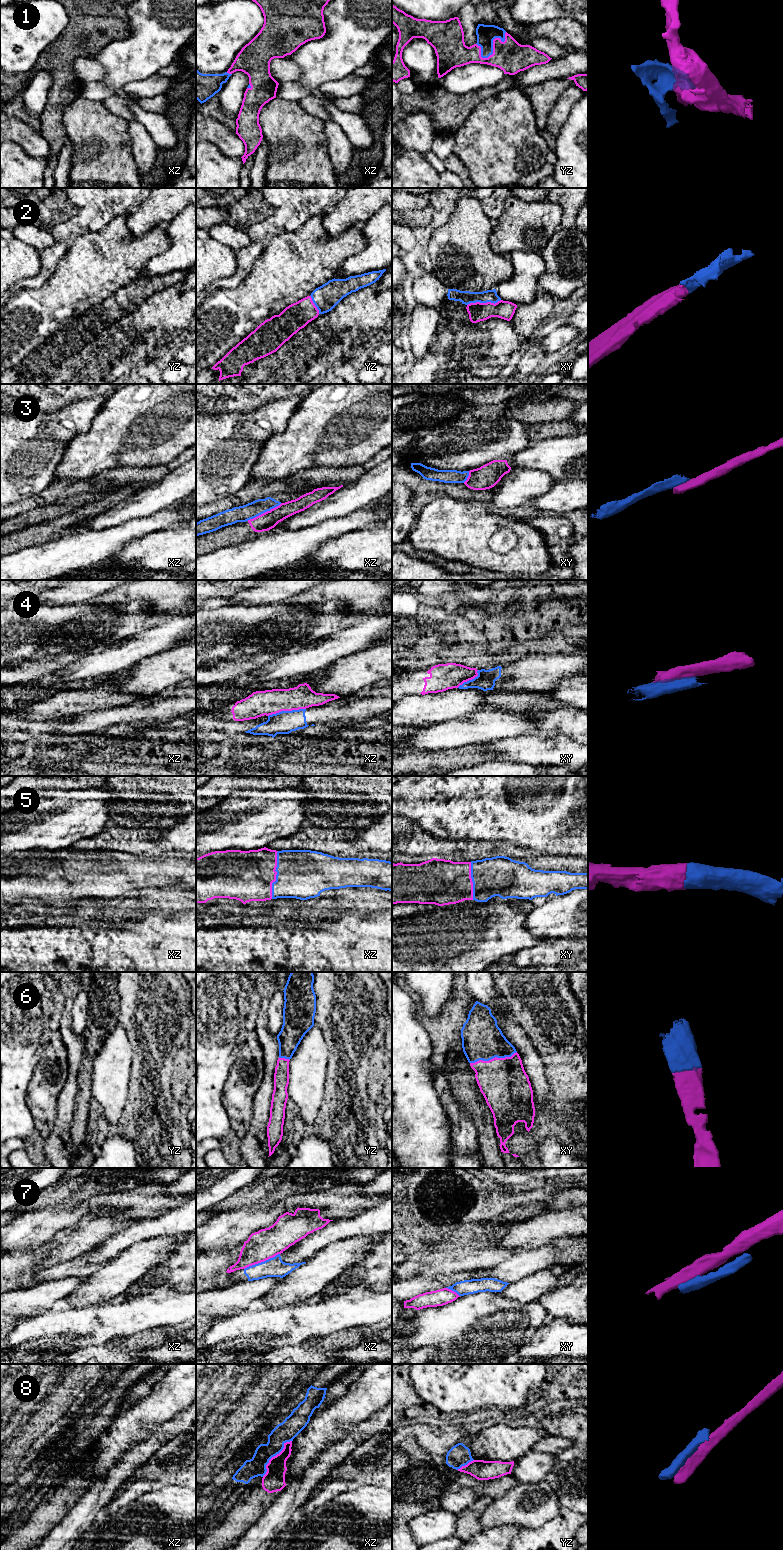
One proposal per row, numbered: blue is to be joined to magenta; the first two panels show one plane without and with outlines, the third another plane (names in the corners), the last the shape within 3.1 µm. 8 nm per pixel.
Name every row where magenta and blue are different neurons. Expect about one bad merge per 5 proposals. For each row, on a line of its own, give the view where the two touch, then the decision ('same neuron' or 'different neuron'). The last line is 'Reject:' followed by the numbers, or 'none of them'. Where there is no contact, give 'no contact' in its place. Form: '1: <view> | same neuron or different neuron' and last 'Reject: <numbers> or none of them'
1: yz | same neuron
2: xy | same neuron
3: xz | different neuron
4: xz | different neuron
5: xz | same neuron
6: xy | same neuron
7: xz | different neuron
8: xz | different neuron
Reject: 3, 4, 7, 8

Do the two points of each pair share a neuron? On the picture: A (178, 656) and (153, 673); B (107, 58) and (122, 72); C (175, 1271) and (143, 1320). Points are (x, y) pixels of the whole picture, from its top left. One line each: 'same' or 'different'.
A: same
B: same
C: different

